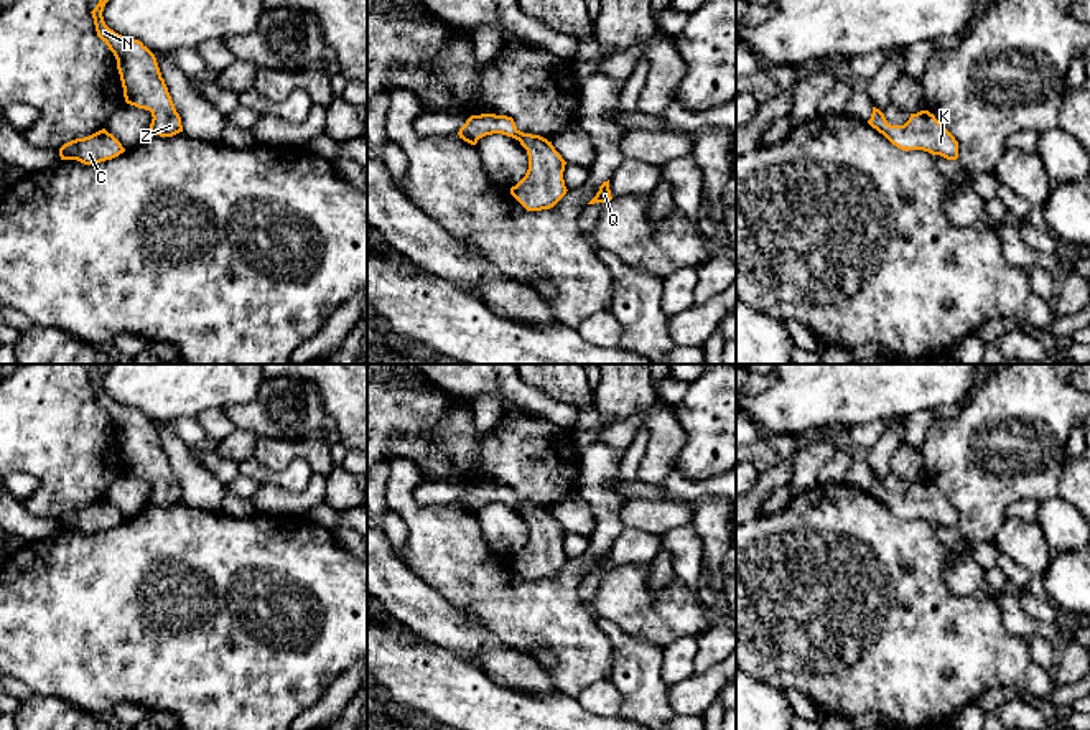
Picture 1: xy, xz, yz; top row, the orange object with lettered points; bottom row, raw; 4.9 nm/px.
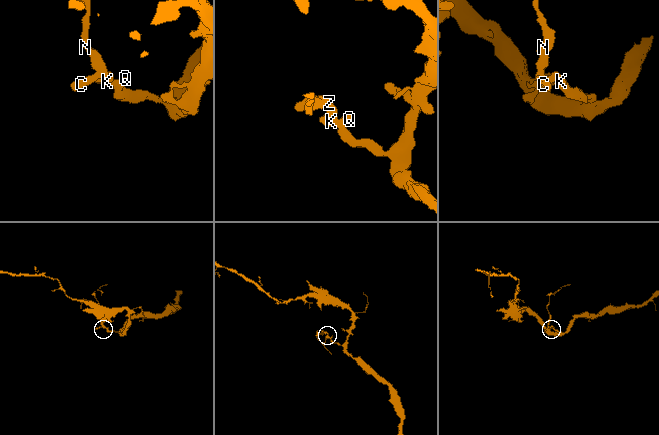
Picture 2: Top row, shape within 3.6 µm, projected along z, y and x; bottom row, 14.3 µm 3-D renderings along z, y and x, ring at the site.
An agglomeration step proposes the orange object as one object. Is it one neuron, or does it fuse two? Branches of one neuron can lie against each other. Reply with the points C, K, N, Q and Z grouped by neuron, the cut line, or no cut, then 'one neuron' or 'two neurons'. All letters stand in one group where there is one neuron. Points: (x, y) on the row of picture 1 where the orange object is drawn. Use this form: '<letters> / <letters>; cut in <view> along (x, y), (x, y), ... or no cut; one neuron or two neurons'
C K N Q Z; no cut; one neuron

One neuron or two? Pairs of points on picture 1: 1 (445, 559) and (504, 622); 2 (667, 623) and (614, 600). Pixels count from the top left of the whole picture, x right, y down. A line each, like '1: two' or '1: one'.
1: one
2: one

